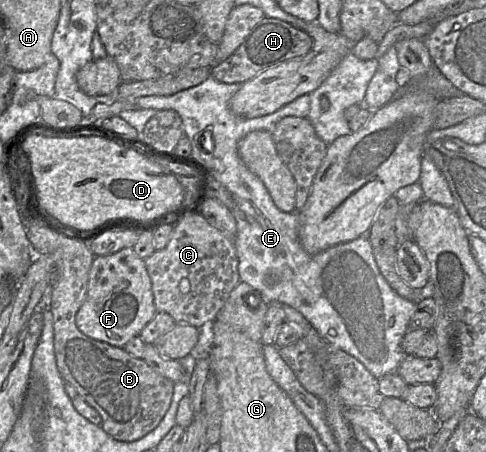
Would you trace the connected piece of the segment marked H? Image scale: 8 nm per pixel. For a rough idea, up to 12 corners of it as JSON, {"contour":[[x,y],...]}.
{"contour":[[265,16],[229,58],[211,69],[243,84],[306,55],[312,38]]}

